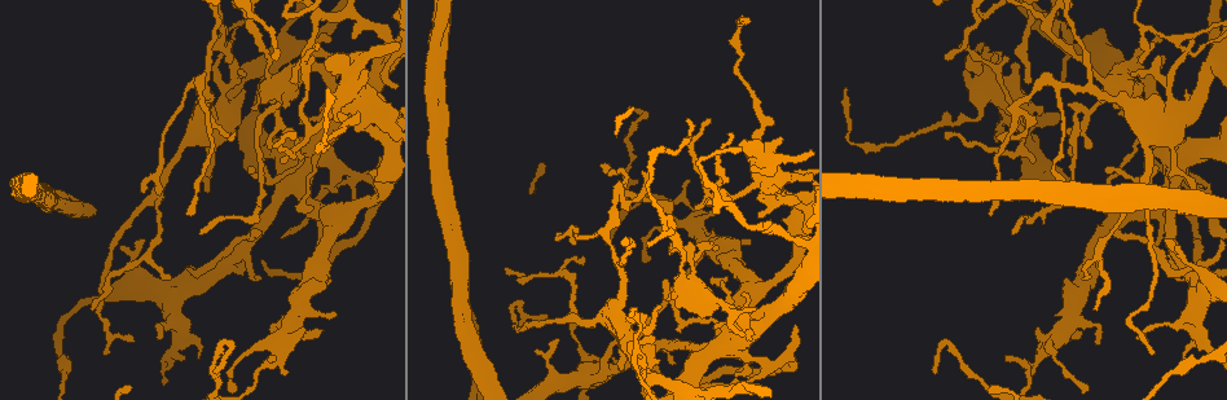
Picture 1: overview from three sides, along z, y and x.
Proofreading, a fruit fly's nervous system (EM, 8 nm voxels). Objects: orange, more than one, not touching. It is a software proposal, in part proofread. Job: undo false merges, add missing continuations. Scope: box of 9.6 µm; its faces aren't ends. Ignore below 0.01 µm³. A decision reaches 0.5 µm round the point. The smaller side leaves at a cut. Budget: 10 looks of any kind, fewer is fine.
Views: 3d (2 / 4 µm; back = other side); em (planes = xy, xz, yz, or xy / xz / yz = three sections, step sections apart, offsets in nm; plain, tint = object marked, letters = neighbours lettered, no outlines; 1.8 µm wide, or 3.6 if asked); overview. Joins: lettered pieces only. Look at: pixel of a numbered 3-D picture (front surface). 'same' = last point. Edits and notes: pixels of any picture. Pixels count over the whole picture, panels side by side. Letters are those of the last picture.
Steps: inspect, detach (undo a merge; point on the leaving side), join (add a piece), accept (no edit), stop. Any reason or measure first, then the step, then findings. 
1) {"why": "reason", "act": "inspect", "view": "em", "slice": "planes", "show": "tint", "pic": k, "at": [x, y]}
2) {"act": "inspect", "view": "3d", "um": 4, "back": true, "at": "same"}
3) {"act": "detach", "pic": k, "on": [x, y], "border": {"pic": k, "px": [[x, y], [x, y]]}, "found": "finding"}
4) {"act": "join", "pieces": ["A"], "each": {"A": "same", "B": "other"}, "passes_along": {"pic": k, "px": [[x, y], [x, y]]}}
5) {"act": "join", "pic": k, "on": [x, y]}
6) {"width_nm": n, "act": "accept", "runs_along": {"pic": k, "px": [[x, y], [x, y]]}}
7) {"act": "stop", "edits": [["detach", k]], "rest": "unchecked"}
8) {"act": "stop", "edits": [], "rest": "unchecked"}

{"why": "four arms meet", "act": "inspect", "view": "em", "um": 3.6, "slice": "planes", "show": "letters", "pic": 1, "at": [762, 324]}

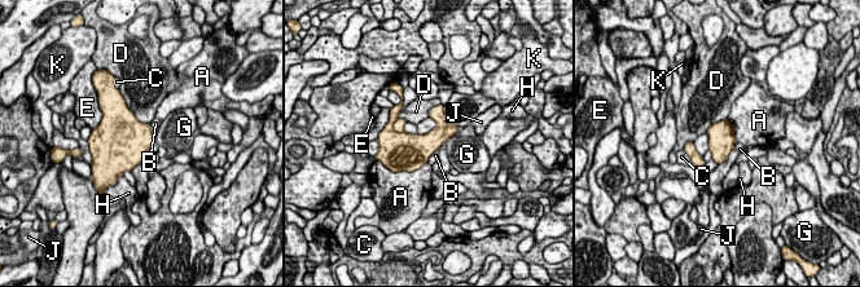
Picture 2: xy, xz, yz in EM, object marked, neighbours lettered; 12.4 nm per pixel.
{"longest_contact_nm": ["D", 440], "act": "accept", "each": {"A": "other", "B": "other", "C": "other", "D": "other", "E": "other", "G": "other", "H": "other", "J": "other", "K": "other"}, "border": {"pic": 2, "px": [[438, 149], [426, 162]]}, "found": "all the same cell"}

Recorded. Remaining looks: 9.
{"why": "three-way junction", "act": "inspect", "view": "3d", "um": 4, "pic": 1, "at": [1190, 334]}

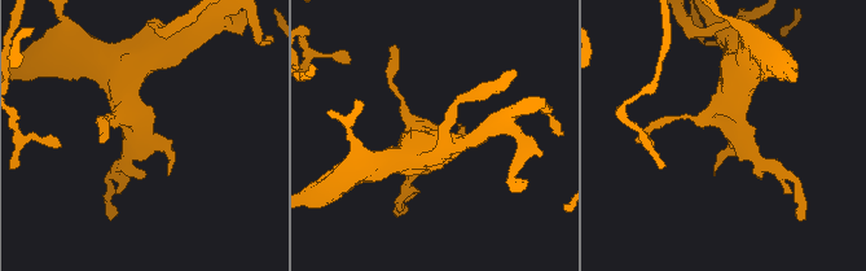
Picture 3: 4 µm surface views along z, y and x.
{"act": "inspect", "view": "em", "slice": "yz", "step": 4, "show": "tint", "pic": 3, "at": [729, 131]}

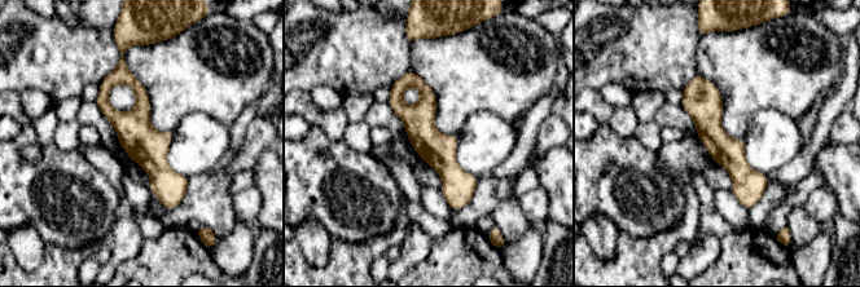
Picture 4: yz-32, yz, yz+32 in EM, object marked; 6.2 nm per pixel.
{"why": "see the neighbours", "act": "inspect", "view": "em", "slice": "yz", "step": 4, "show": "letters", "at": "same"}

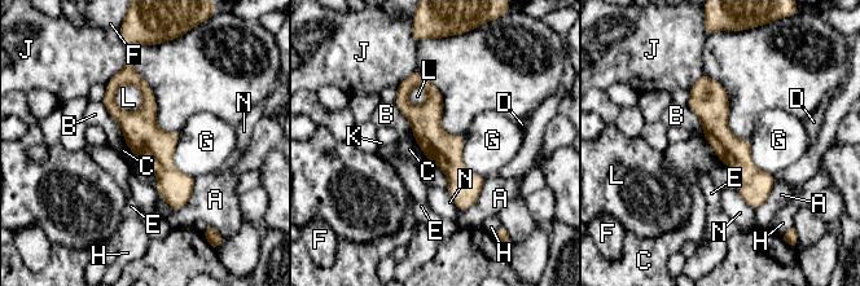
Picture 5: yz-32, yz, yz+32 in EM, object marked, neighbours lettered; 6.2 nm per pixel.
{"width_nm": 190, "act": "accept", "each": {"A": "other", "B": "other", "C": "other", "D": "other", "E": "other", "F": "other", "G": "other", "H": "other", "J": "other", "K": "other", "L": "other", "N": "other"}, "found": "continuous, no second cell"}

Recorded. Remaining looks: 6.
{"why": "branch stops here", "act": "inspect", "view": "3d", "um": 2, "pic": 1, "at": [1201, 181]}

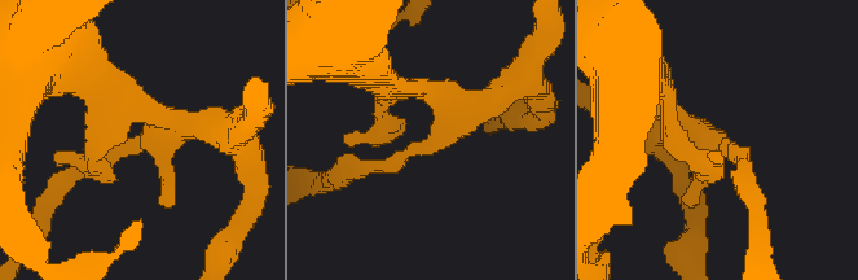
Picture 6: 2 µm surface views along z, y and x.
{"arm_widths_nm": [190, 220], "act": "inspect", "view": "em", "slice": "planes", "show": "tint", "pic": 6, "at": [140, 152]}

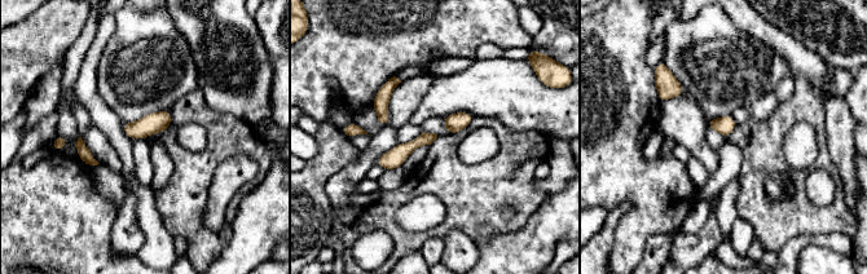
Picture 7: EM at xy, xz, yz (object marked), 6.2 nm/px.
{"act": "inspect", "view": "em", "slice": "planes", "show": "letters", "at": "same"}

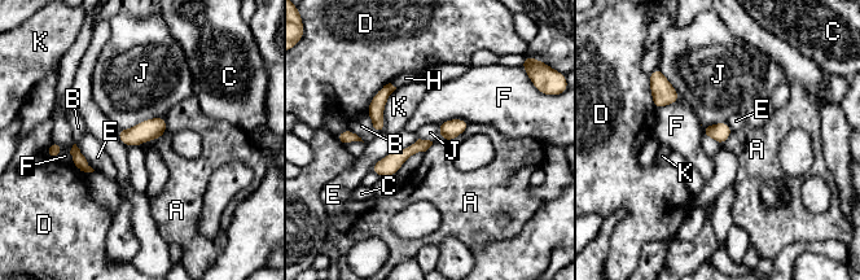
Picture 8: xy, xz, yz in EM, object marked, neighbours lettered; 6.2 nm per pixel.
{"width_nm": 120, "act": "accept", "each": {"A": "other", "B": "other", "C": "other", "D": "other", "E": "other", "F": "other", "H": "other", "J": "other", "K": "other"}, "border": {"pic": 8, "px": [[163, 116], [118, 128]]}, "found": "none of them fits"}

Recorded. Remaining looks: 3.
{"act": "inspect", "view": "em", "um": 3.6, "slice": "yz", "step": 8, "show": "letters", "pic": 1, "at": [1004, 103]}

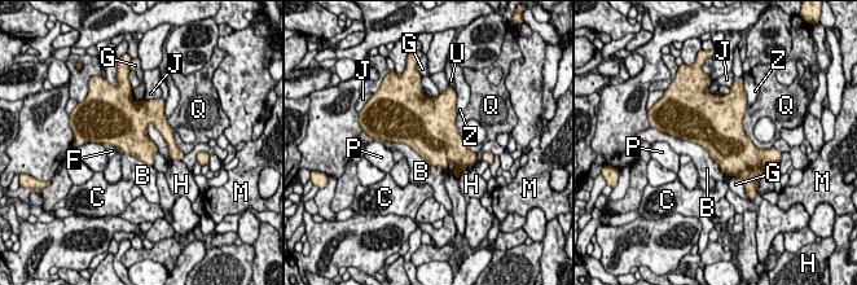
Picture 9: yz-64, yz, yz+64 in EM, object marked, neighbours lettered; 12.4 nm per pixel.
{"act": "inspect", "view": "em", "um": 3.6, "slice": "planes", "show": "letters", "at": "same"}

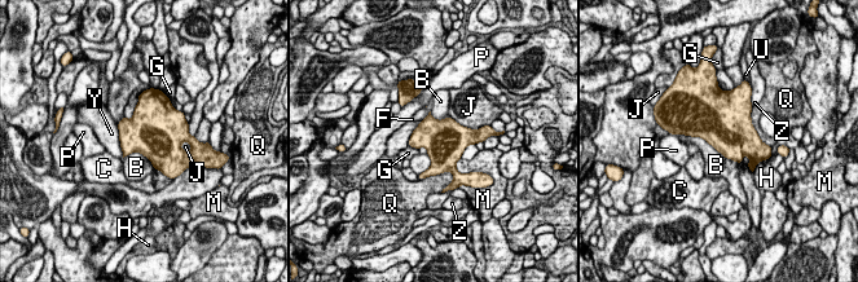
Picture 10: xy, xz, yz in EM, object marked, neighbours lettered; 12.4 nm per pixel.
{"act": "accept", "each": {"B": "other", "C": "other", "F": "other", "G": "other", "H": "other", "J": "other", "M": "other", "P": "other", "Q": "other", "U": "other", "Y": "other", "Z": "other"}, "border": {"pic": 10, "px": [[680, 133], [704, 139], [740, 164]]}, "found": "continuous, no second cell"}

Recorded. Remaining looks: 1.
{"act": "stop", "edits": [], "rest": "unchecked"}

